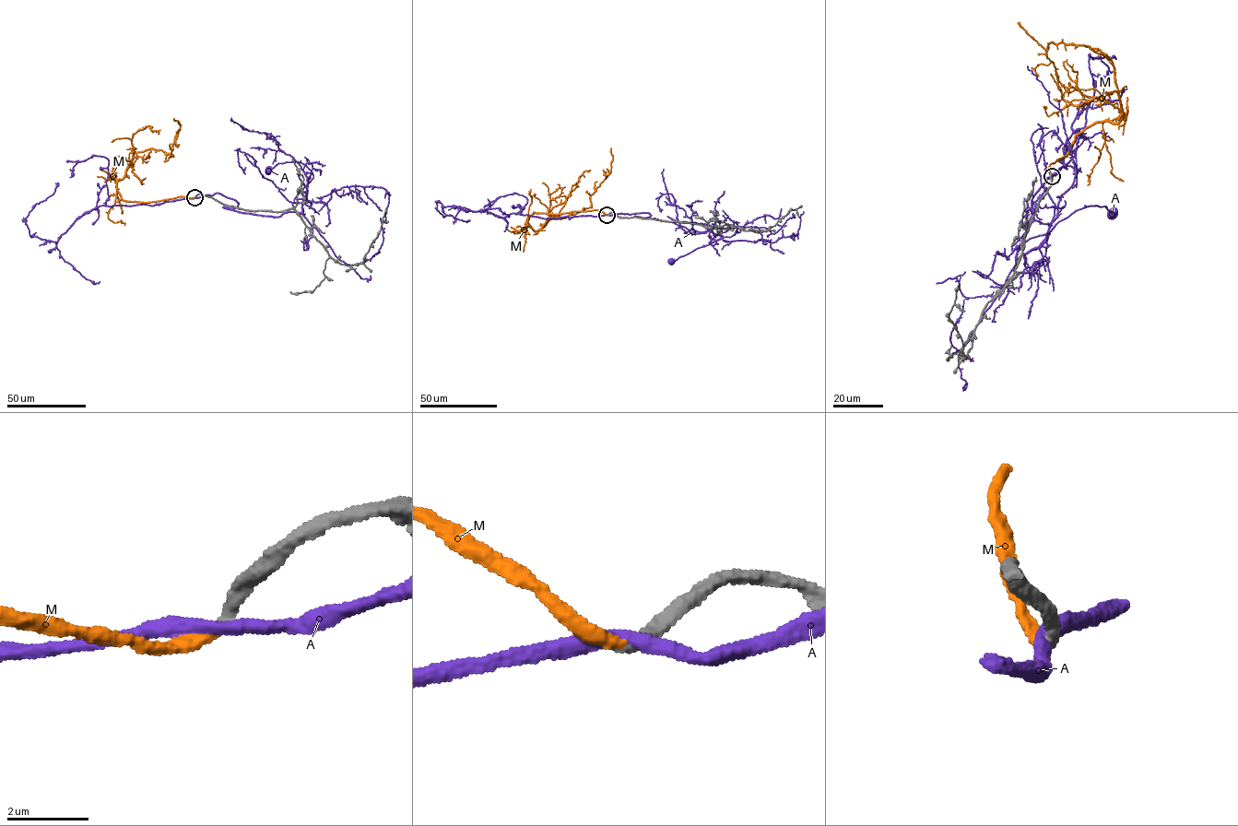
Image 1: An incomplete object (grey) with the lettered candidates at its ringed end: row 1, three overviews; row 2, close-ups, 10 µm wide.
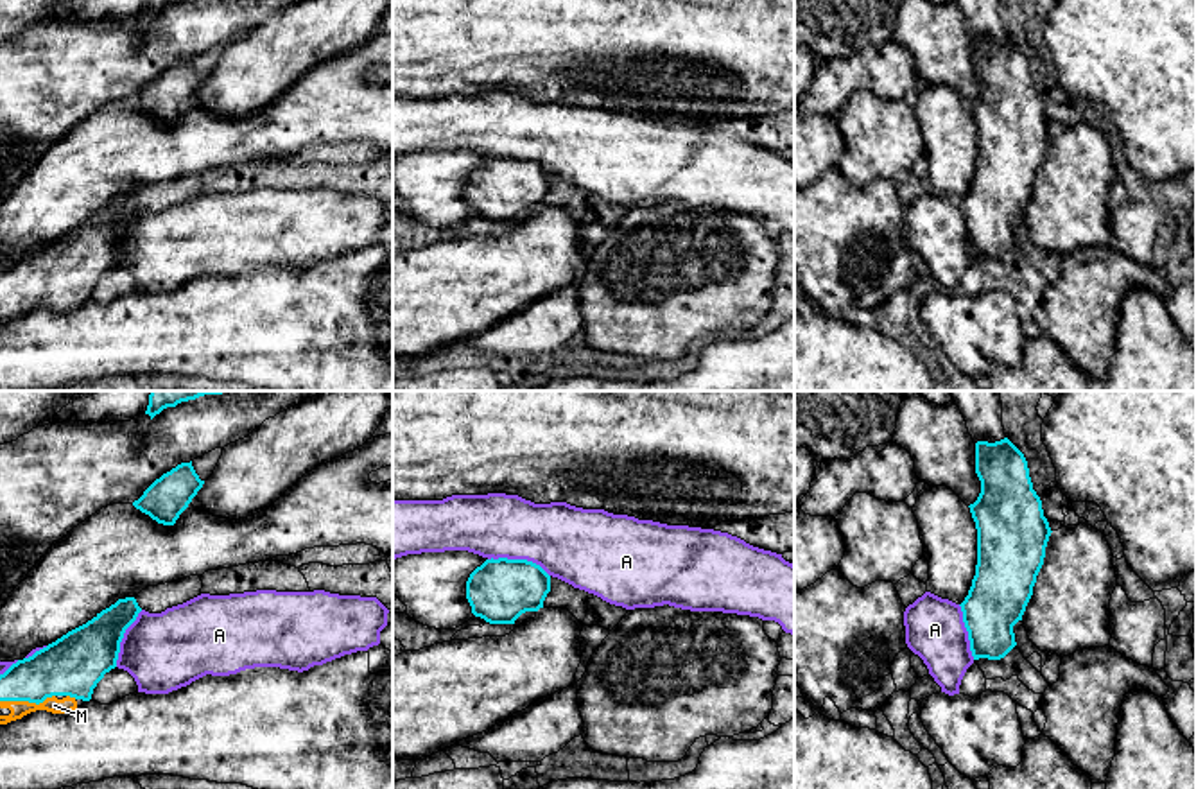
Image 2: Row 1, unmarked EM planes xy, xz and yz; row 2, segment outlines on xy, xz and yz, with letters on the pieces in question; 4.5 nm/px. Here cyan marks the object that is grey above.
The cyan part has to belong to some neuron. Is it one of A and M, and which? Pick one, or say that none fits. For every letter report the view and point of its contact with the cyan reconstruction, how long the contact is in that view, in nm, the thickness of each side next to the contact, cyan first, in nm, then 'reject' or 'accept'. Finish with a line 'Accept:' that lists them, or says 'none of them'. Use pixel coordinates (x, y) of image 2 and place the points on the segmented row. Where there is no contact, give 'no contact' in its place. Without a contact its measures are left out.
A: contact xz (519, 560); length 300 nm; calibres 280 and 320 nm; reject
M: contact xy (27, 700); length 260 nm; calibres 260 and 80 nm; accept
Accept: M

